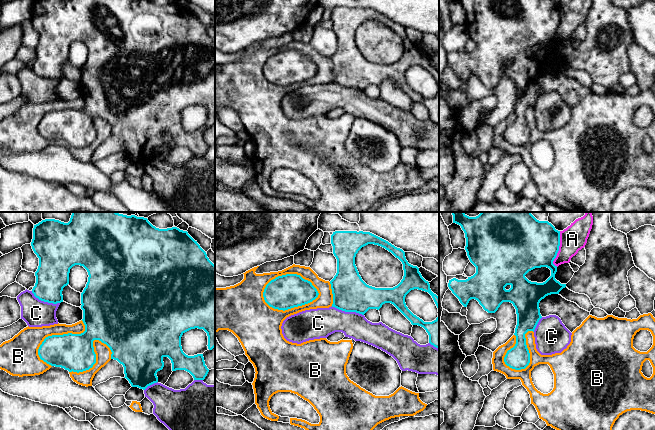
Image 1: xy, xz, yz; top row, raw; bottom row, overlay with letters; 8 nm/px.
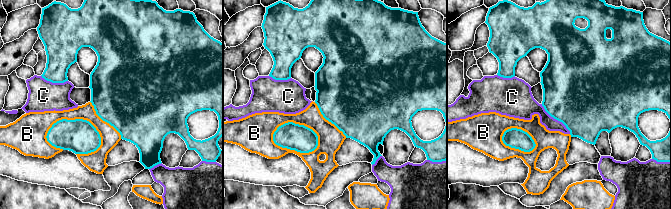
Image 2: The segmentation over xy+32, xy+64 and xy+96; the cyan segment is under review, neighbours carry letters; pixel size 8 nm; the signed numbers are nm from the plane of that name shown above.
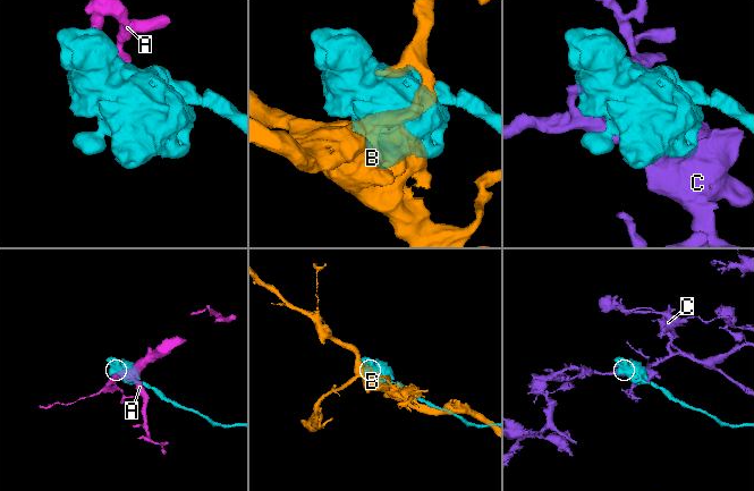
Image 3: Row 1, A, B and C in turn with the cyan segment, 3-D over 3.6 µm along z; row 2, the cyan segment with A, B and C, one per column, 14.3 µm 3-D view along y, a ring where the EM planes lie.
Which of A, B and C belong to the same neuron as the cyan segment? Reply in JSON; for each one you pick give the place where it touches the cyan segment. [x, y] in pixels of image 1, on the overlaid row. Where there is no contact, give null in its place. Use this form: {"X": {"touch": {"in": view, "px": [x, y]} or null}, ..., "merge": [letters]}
{"merge": []}

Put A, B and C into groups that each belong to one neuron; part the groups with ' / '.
A / B / C

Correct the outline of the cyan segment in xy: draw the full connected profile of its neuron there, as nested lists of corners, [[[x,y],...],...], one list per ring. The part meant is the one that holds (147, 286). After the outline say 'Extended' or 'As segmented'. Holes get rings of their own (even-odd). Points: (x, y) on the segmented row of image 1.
[[[72,212],[68,223],[45,219],[34,225],[31,246],[39,258],[36,283],[32,289],[39,300],[53,304],[63,302],[62,291],[69,284],[69,273],[73,266],[83,266],[89,275],[81,293],[85,331],[81,334],[46,337],[38,349],[41,360],[69,372],[89,370],[96,363],[93,341],[99,340],[110,348],[111,359],[123,365],[124,378],[132,387],[145,390],[157,383],[156,374],[164,367],[164,357],[171,360],[172,371],[185,370],[194,380],[205,379],[209,369],[203,354],[186,355],[182,350],[181,337],[191,329],[203,329],[208,336],[208,349],[215,347],[215,265],[187,231],[177,227],[159,229],[147,218],[117,212]]]. As segmented

